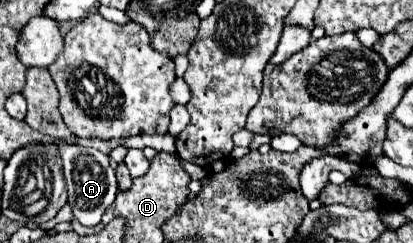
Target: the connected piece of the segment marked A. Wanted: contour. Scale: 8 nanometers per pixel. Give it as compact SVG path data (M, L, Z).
M61 144L59 156L65 166L65 182L69 190L69 206L73 210L73 218L83 226L97 226L107 206L113 204L119 186L115 178L115 170L109 166L109 156L95 148L83 148L73 144Z

